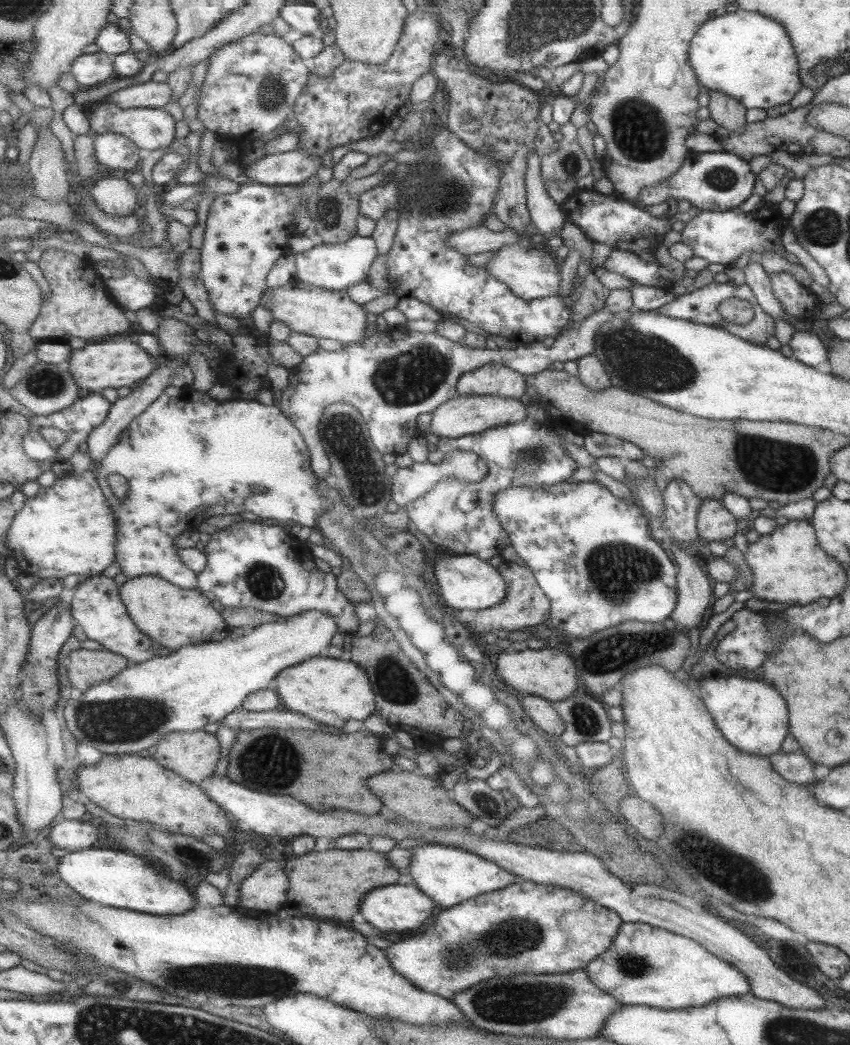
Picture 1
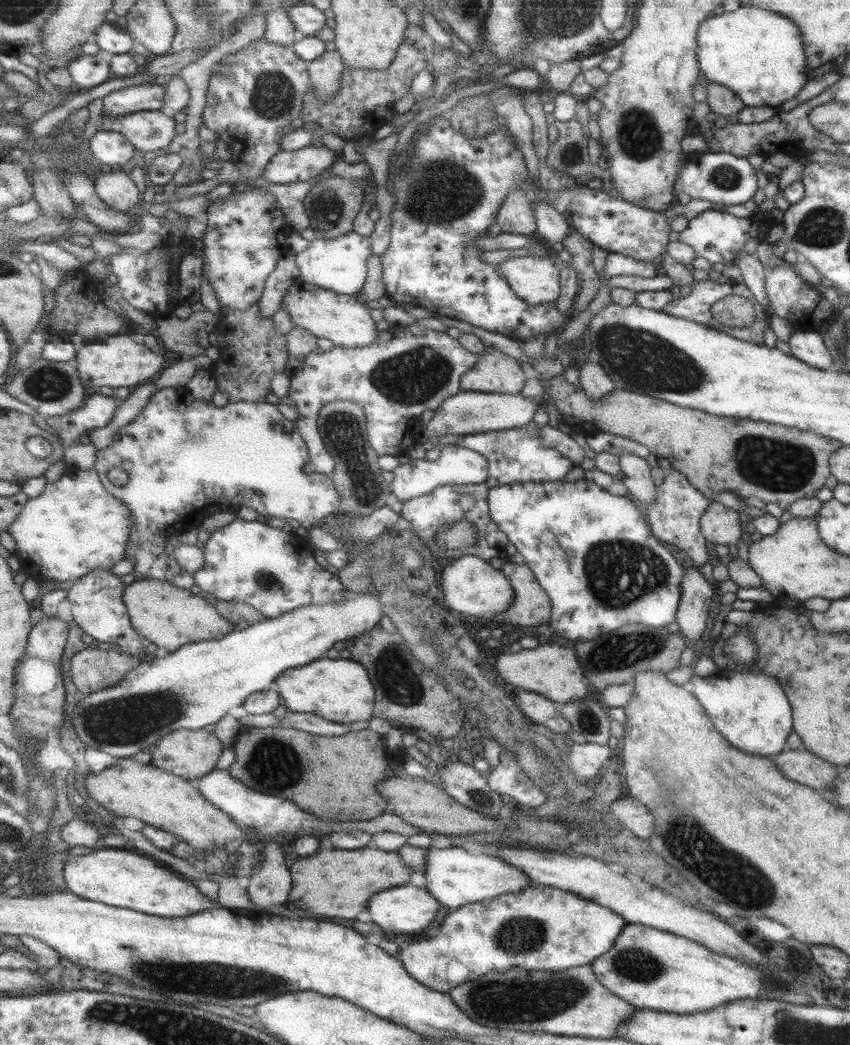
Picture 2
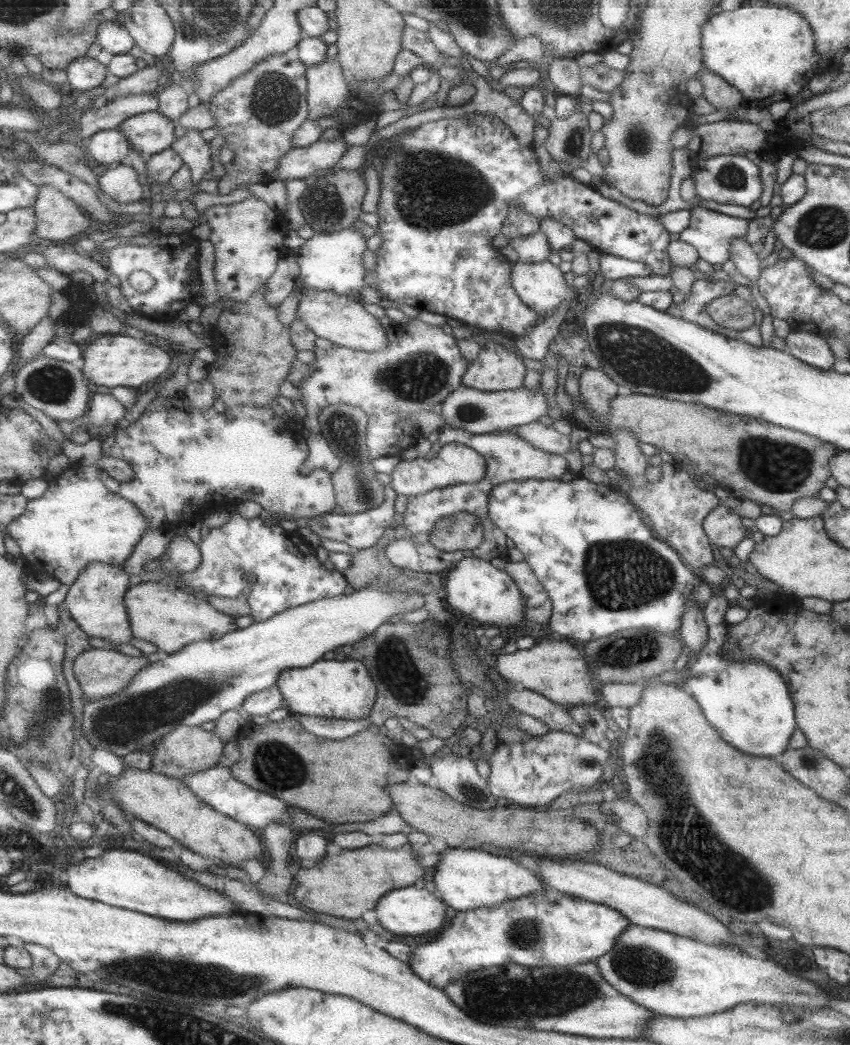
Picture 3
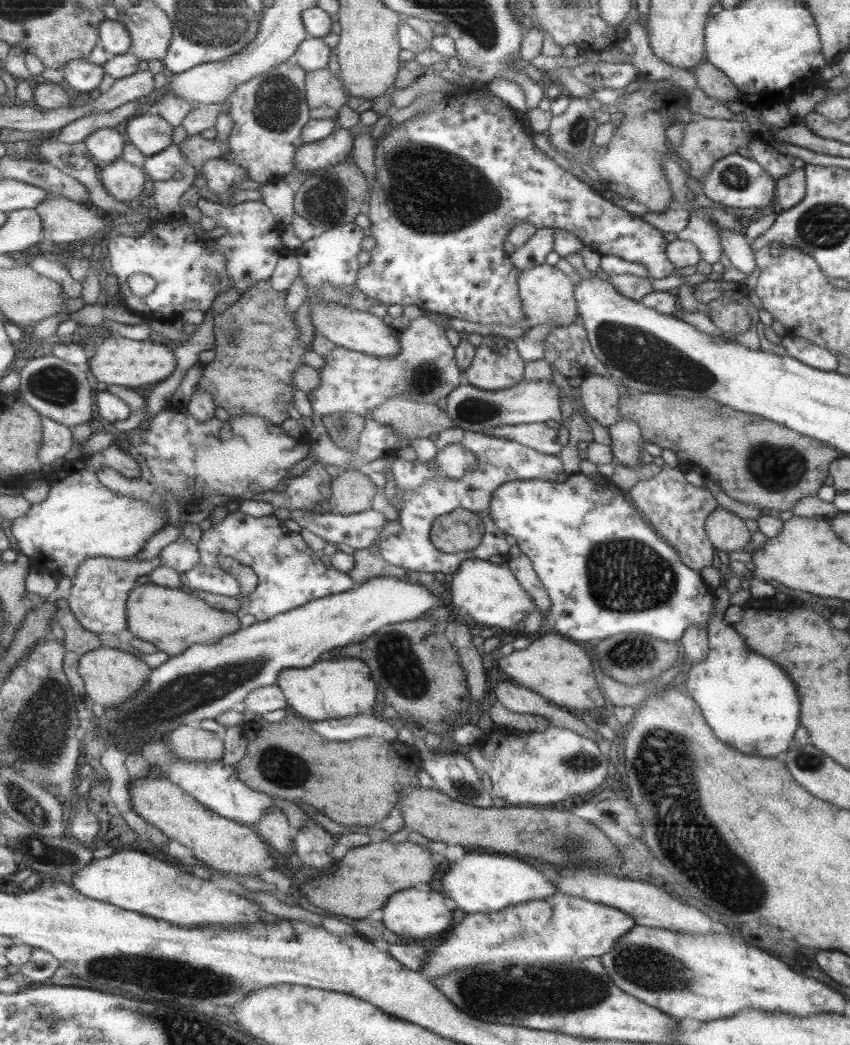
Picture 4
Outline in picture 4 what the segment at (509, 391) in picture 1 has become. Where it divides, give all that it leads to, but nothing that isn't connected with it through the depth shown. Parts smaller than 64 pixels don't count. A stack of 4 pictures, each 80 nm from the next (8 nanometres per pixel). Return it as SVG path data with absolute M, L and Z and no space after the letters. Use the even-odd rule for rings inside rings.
M486 335L475 348L471 364L464 370L469 385L485 390L515 386L524 373L524 360L518 355L514 340Z

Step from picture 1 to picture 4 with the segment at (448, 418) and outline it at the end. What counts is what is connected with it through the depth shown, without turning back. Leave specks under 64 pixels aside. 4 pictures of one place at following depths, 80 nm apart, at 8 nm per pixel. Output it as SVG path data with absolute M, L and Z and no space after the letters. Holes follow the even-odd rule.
M521 379L515 386L501 390L485 390L469 384L459 384L446 397L445 415L455 423L455 426L473 432L504 424L544 423L551 419L559 423L560 399L557 392L558 387L547 379L537 382L527 382Z

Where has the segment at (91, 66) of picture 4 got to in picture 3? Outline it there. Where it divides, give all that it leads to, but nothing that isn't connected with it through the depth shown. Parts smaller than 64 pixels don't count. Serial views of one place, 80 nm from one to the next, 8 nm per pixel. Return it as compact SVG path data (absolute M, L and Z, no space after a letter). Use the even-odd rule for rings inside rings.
M84 56L75 60L67 69L68 82L75 93L84 93L101 86L107 80L107 65L96 58Z

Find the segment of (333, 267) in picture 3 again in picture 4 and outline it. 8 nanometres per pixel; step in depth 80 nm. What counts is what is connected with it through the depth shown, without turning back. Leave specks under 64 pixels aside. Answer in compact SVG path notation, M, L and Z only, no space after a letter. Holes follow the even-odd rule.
M356 222L333 227L317 237L313 236L305 241L302 247L294 250L294 253L299 257L301 278L307 283L311 291L319 291L327 283L341 288L344 285L355 285L357 275L362 268L361 262L359 262L359 252L364 250L364 240L363 227Z

